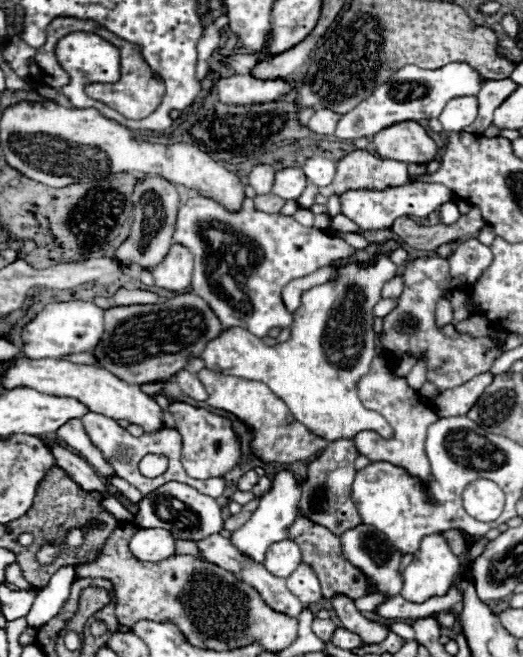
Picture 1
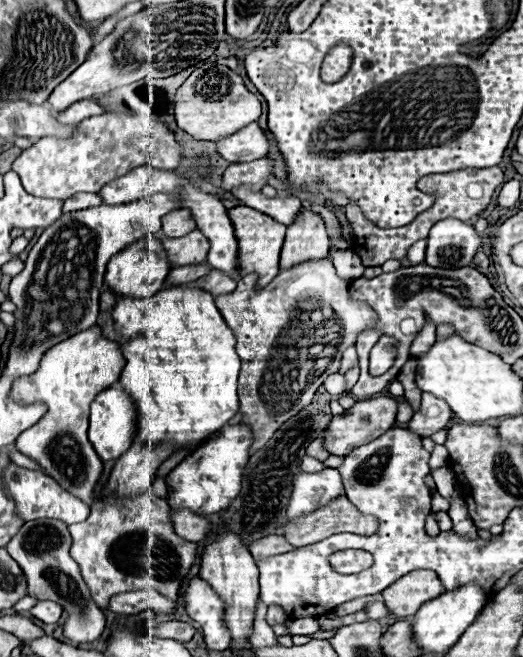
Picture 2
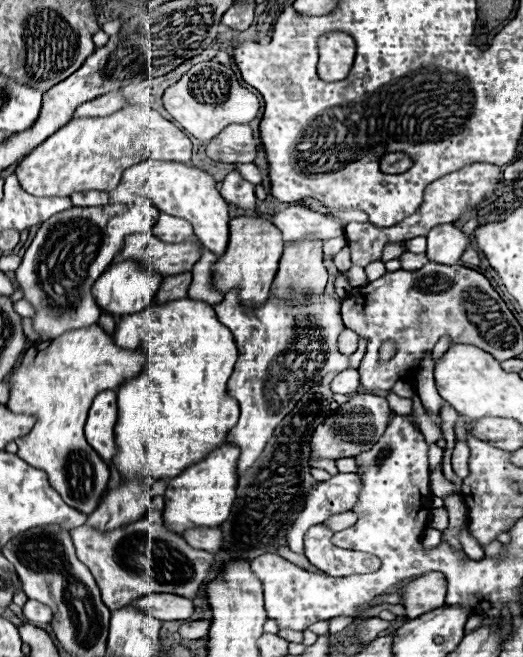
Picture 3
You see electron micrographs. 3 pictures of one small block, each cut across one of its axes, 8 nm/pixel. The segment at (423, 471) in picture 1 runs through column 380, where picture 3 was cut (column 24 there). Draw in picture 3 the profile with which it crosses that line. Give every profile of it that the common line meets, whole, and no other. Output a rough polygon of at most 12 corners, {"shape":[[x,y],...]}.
{"shape":[[100,326],[30,348],[8,408],[36,416],[18,456],[82,514],[110,470],[84,438],[92,400],[142,352]]}

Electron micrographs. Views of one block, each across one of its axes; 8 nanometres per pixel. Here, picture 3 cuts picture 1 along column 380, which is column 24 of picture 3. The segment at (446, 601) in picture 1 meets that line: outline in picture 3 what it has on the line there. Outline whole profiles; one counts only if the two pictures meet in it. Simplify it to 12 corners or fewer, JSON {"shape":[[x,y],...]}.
{"shape":[[36,600],[22,606],[22,614],[32,624],[48,624],[50,608]]}

